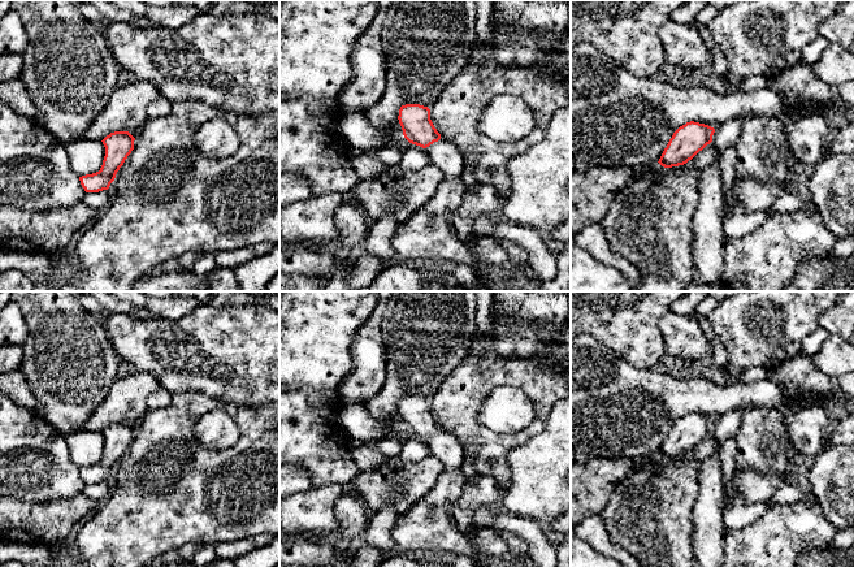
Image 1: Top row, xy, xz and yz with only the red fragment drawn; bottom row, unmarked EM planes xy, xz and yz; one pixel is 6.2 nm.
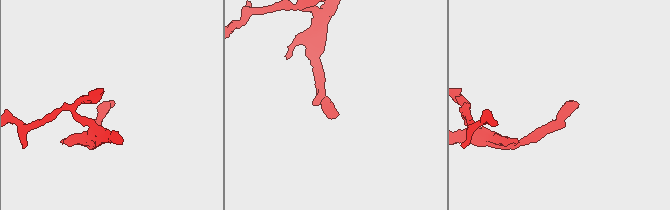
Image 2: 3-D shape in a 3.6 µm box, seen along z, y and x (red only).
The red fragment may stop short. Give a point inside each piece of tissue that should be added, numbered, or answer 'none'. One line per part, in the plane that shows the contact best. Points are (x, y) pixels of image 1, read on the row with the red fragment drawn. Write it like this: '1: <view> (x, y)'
1: xz (446, 156)

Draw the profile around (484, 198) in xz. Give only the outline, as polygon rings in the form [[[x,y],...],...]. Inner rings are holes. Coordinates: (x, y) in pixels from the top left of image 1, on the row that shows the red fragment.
[[[477,183],[465,191],[463,203],[455,209],[452,216],[454,228],[461,241],[469,242],[480,234],[473,230],[477,217],[486,215],[498,218],[503,200],[498,190],[490,183]]]

